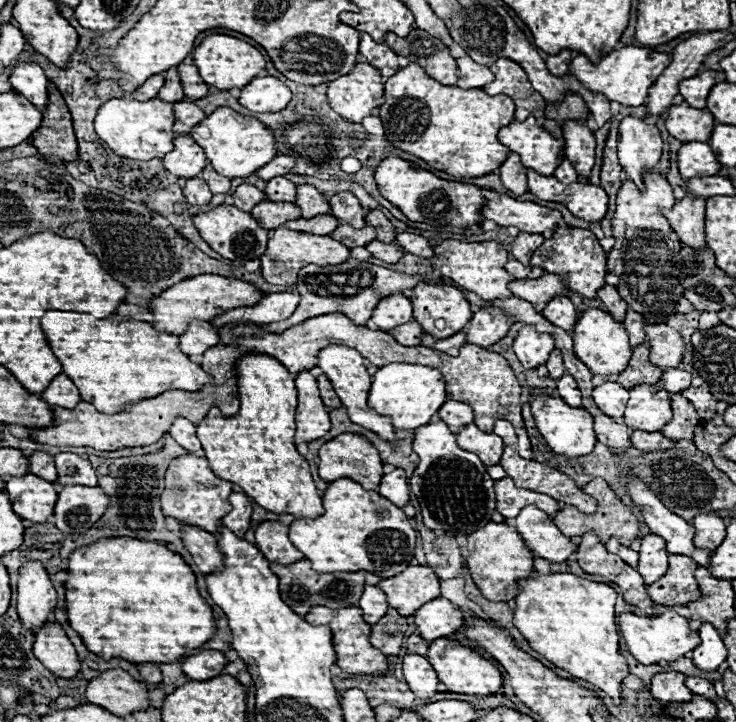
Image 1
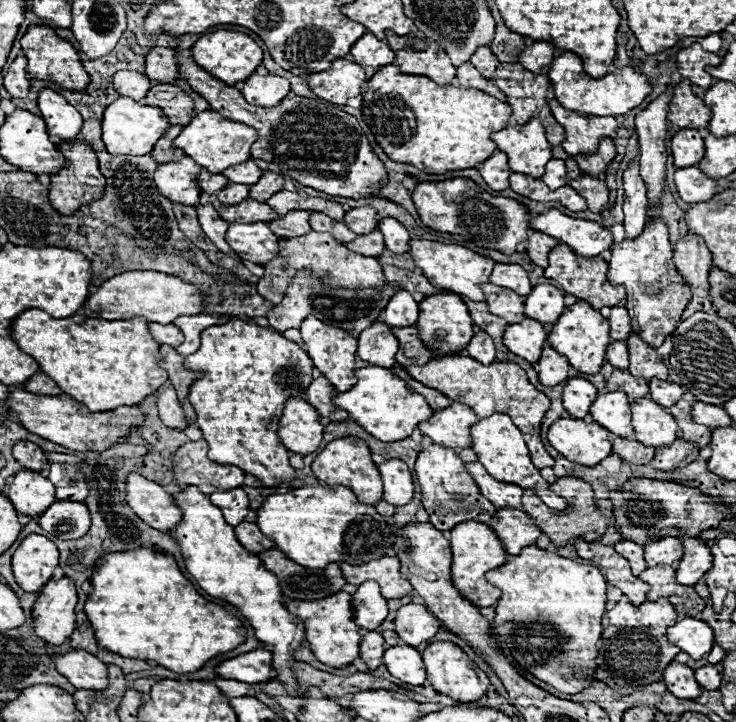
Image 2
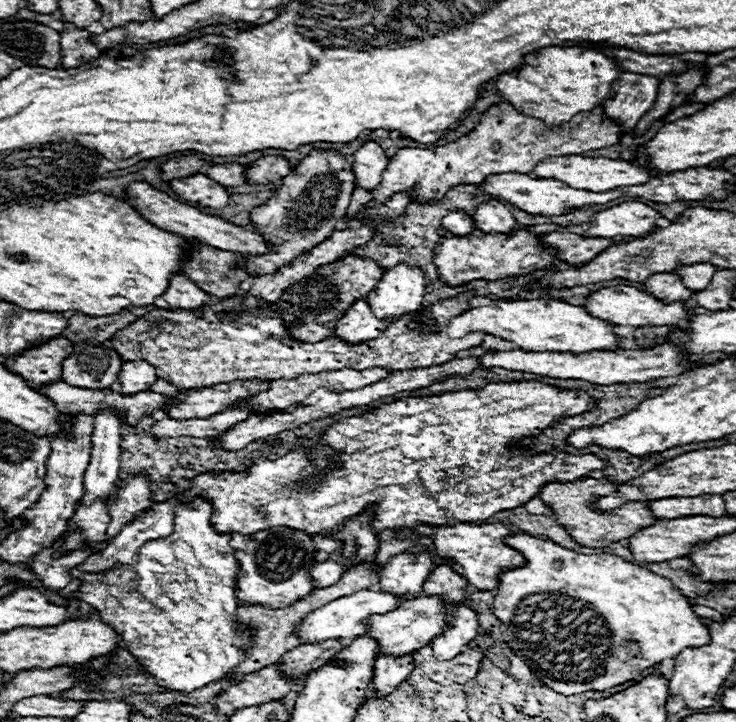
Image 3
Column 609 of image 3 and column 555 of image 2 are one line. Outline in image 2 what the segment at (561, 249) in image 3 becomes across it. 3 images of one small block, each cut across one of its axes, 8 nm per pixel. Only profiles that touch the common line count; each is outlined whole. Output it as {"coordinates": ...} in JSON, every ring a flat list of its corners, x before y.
{"coordinates":[[532,232,528,236,528,256,534,264,538,264,540,268,546,268,548,266,548,254,554,246,558,246,560,242,556,238,550,238,546,234,538,234,538,232]]}

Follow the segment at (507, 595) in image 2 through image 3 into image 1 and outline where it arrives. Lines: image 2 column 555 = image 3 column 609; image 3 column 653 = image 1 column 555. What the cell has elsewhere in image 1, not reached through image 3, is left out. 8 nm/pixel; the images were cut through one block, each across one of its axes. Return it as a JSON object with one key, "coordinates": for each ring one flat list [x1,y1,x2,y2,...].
{"coordinates":[[554,572,546,576,518,580,520,594,516,596,516,610,514,610,514,626,522,632,522,636,530,642,532,650,542,654,554,666,570,672,576,678,582,678,600,690,604,690,614,702,620,702,620,684,628,676,628,664,624,656,620,656,620,636,614,618,614,604,616,604,616,590,602,582,590,582,576,574,568,572]]}

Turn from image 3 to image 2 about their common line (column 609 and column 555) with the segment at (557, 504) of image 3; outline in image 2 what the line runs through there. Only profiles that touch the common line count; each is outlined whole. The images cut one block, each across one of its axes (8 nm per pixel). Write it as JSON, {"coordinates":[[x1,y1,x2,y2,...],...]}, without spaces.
{"coordinates":[[570,476,558,478,554,484,550,484,550,490,568,502,568,506,562,512,550,510,534,492,522,494,522,512,526,512,530,518,534,518,534,524,540,528,540,532,546,534,556,546,564,546,566,542,570,542,574,538,584,538,584,540,592,542,604,534,608,522,594,506,594,498,592,498,594,494,592,494,592,486,588,482,584,482,580,478,570,478]]}

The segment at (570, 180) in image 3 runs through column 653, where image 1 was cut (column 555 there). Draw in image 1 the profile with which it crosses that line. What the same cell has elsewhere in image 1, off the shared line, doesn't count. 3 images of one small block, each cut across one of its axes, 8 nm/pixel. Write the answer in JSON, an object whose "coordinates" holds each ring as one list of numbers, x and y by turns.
{"coordinates":[[564,160,564,162,558,166,558,170,554,172,554,176,556,176,558,182,562,182,562,184,572,184,572,182,578,180,576,170,572,168,572,164,570,164,568,160]]}

